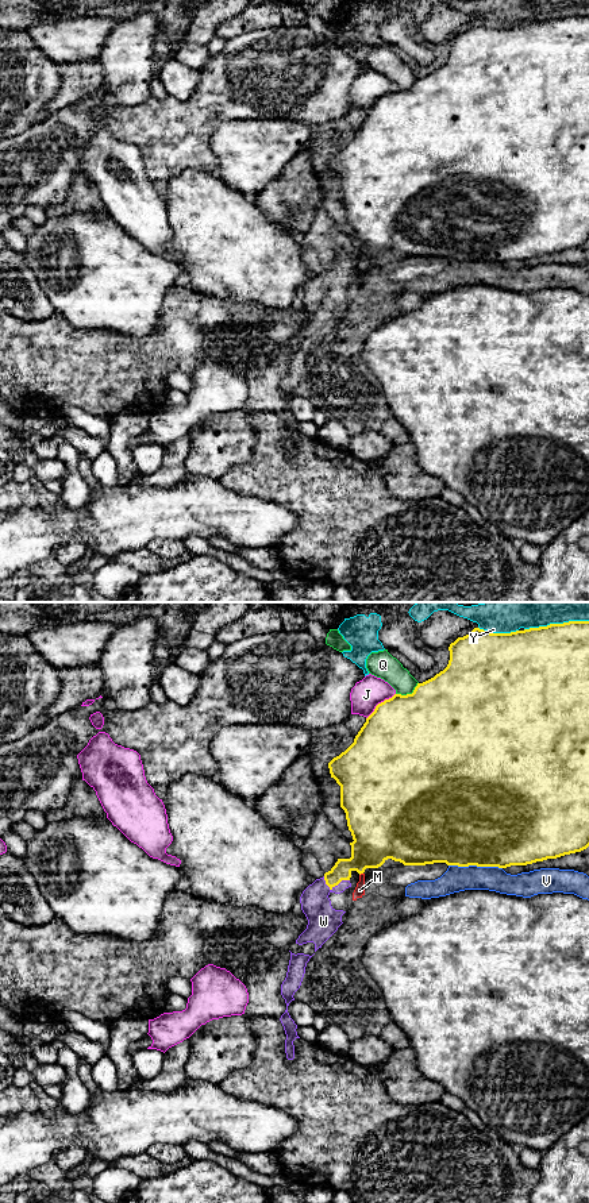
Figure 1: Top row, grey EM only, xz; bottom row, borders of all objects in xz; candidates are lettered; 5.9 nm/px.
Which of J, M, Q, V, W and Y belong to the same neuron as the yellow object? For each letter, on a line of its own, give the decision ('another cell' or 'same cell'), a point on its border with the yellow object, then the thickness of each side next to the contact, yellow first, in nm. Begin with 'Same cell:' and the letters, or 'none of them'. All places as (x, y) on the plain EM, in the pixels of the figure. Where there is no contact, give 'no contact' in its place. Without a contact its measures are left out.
Same cell: W
J: another cell; meets yellow in xz at (378, 99); 480 nm thick on the yellow side, 180 nm on the other
M: another cell; meets yellow in xz at (361, 268); 300 nm thick on the yellow side, 60 nm on the other
Q: another cell; meets yellow in xz at (408, 89); 500 nm thick on the yellow side, 160 nm on the other
V: another cell; meets yellow in xz at (476, 259); 500 nm thick on the yellow side, 150 nm on the other
W: same cell; meets yellow in xz at (334, 281); 150 nm thick on the yellow side, 190 nm on the other
Y: another cell; meets yellow in xz at (499, 29); 500 nm thick on the yellow side, 180 nm on the other

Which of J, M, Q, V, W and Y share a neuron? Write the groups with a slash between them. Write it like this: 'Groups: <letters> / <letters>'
Groups: J / M V / Q / W / Y

